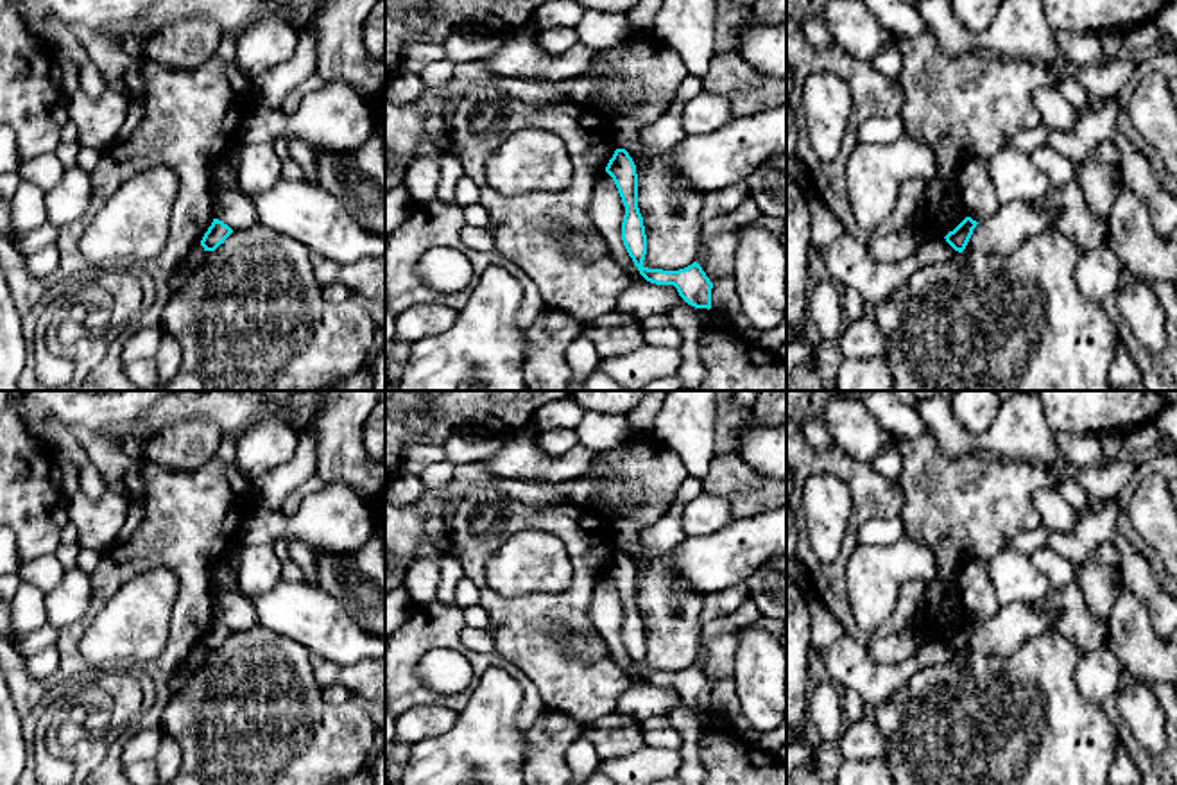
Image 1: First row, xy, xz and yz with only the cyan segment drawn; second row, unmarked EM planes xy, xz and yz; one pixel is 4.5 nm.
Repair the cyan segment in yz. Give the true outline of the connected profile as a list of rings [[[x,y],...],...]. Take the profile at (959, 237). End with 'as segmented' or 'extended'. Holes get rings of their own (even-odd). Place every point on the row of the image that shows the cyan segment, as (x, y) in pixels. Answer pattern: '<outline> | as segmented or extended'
[[[966,217],[953,231],[949,231],[944,238],[946,242],[958,253],[962,253],[976,228],[976,220]]] | as segmented

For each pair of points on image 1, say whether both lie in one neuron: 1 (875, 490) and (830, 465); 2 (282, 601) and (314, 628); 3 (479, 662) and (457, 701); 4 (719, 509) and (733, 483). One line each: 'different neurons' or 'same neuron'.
1: same neuron
2: same neuron
3: same neuron
4: different neurons

